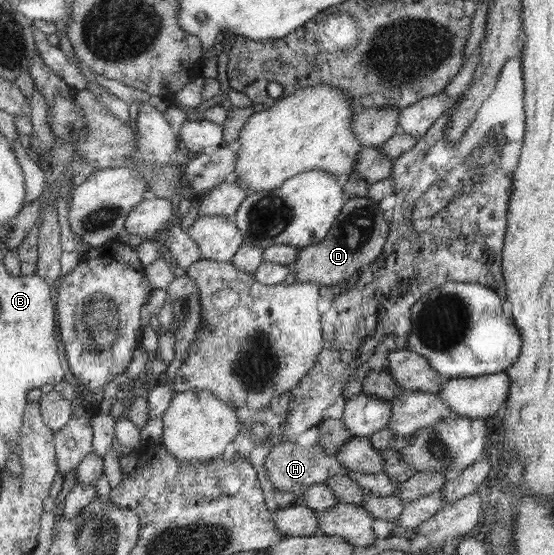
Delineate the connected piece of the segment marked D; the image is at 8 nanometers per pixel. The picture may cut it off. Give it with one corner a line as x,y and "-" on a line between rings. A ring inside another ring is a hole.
366,196
349,199
326,238
314,246
300,248
296,261
290,265
296,282
312,283
340,289
352,277
383,253
391,224
384,218
379,202

